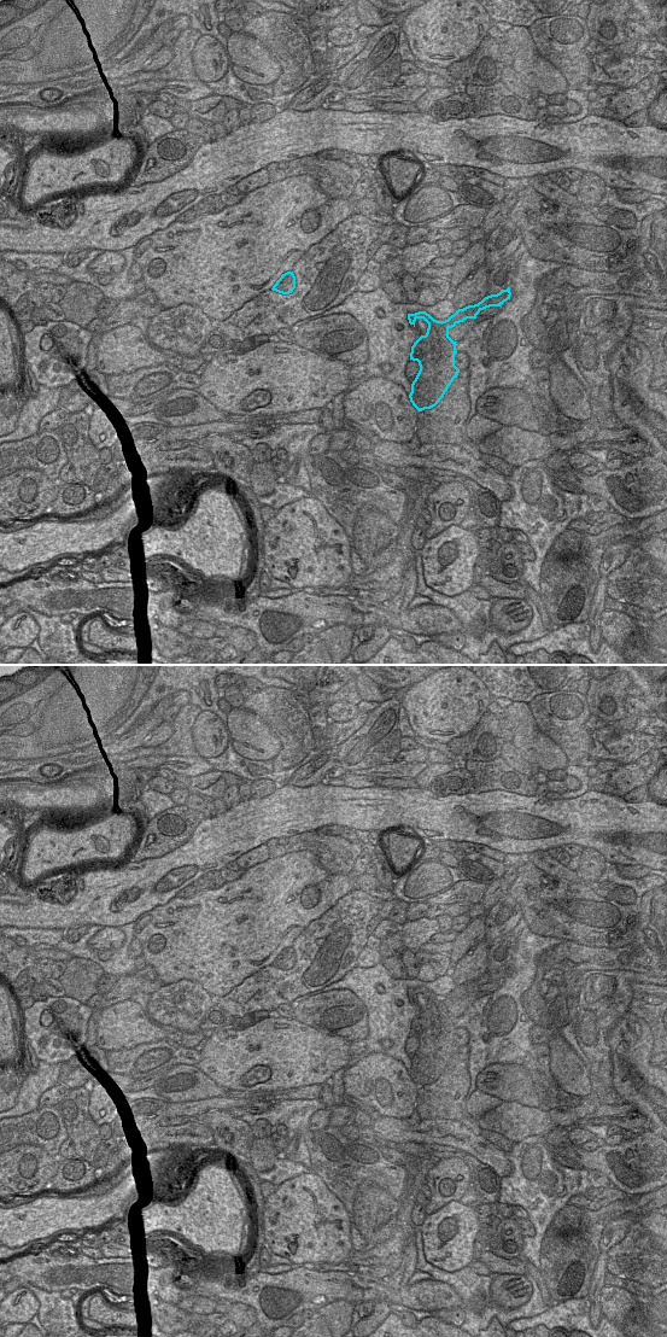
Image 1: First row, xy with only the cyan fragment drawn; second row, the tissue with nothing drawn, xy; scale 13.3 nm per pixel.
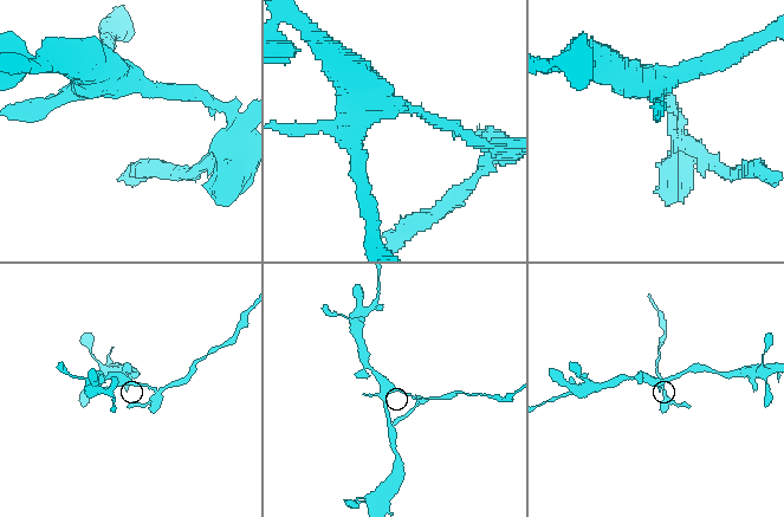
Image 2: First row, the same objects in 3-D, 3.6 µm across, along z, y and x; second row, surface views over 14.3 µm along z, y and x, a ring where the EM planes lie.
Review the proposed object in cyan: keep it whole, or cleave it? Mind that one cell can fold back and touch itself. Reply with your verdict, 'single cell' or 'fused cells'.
fused cells

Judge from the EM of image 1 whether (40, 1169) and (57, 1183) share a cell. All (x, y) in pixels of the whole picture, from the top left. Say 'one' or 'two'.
two

